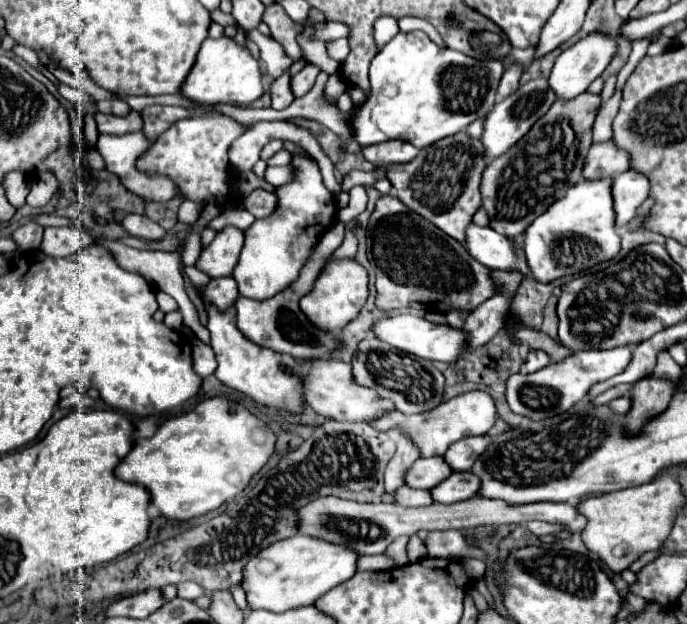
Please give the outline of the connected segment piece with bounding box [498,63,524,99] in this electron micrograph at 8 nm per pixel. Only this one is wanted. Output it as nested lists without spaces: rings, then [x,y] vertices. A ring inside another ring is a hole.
[[[512,63],[512,65],[504,71],[504,77],[502,77],[500,87],[498,87],[498,97],[500,97],[500,99],[504,99],[504,97],[508,97],[510,93],[516,91],[522,73],[524,73],[524,69],[522,69],[520,63]]]

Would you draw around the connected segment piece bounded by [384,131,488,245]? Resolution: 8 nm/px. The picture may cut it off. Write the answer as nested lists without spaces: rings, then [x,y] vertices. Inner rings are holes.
[[[456,133],[430,147],[424,147],[410,163],[394,163],[384,167],[386,179],[392,183],[394,195],[406,203],[412,211],[434,223],[440,231],[452,239],[466,243],[466,227],[474,213],[482,207],[480,179],[486,169],[484,145],[480,139],[468,137],[468,133]]]

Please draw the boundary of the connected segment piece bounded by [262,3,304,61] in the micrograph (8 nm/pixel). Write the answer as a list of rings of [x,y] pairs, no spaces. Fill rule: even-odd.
[[[272,3],[266,7],[264,15],[262,15],[262,21],[270,27],[270,35],[284,47],[286,55],[292,59],[292,61],[298,61],[304,57],[302,49],[296,45],[296,31],[300,29],[300,25],[296,25],[288,15],[286,11],[282,9],[280,3]]]

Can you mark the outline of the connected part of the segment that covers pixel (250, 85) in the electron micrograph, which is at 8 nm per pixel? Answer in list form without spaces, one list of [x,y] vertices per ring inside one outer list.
[[[226,35],[218,39],[206,37],[198,51],[196,63],[182,85],[182,93],[198,103],[230,103],[246,107],[264,95],[262,71],[258,61],[250,55],[250,51],[244,45],[238,45],[234,39]]]

